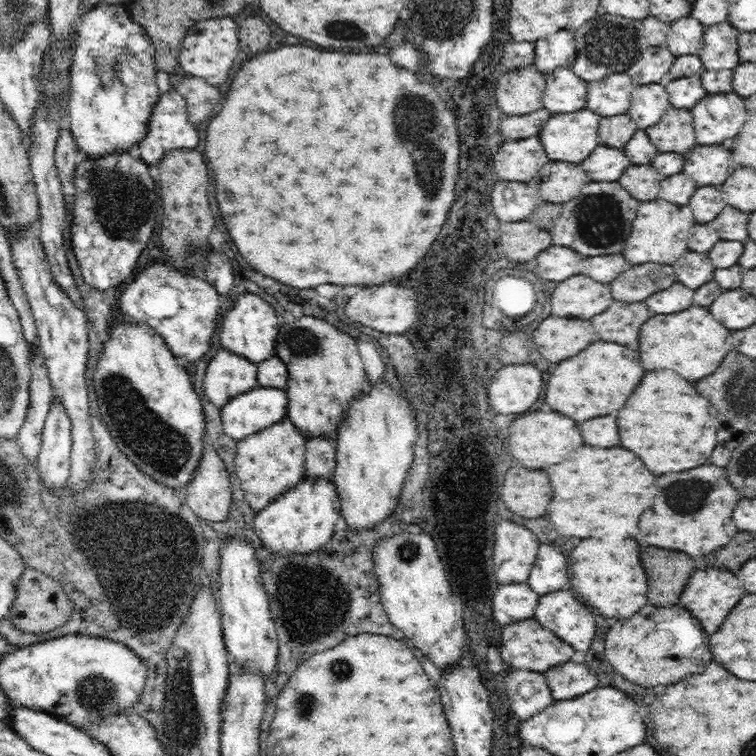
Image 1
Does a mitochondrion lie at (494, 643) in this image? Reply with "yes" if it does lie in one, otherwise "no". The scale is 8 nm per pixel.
no

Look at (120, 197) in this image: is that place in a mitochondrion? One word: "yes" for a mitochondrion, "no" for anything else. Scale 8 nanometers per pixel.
yes

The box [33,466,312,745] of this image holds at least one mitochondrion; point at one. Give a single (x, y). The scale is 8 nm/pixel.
(98, 693)

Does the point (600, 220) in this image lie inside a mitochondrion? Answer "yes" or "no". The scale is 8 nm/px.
yes

